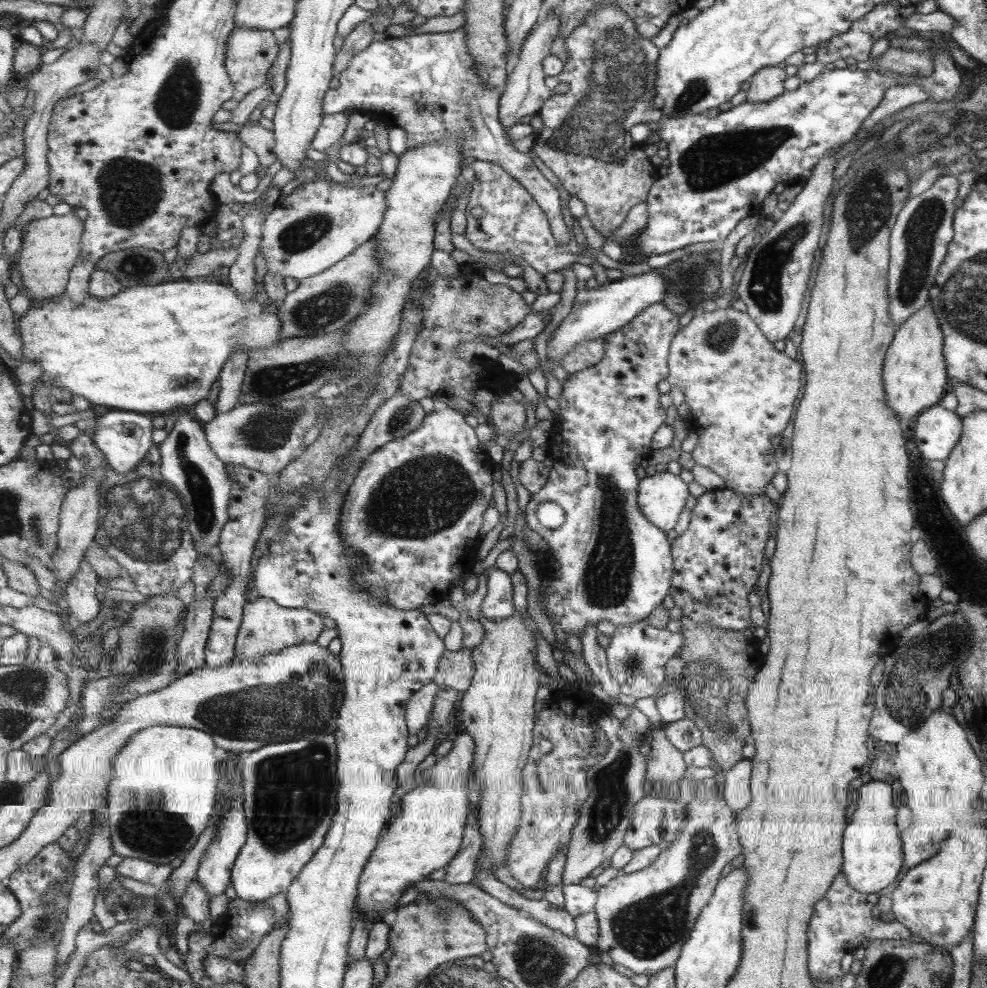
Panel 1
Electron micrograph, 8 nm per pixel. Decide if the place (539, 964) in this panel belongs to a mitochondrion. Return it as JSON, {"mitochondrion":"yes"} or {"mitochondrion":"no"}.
{"mitochondrion":"yes"}

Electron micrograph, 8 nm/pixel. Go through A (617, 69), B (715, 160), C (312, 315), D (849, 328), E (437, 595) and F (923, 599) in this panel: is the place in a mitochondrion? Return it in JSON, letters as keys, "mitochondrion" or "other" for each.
{"A":"mitochondrion","B":"mitochondrion","C":"mitochondrion","D":"other","E":"other","F":"other"}

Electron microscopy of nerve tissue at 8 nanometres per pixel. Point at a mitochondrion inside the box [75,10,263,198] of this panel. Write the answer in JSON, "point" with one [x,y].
{"point":[176,103]}

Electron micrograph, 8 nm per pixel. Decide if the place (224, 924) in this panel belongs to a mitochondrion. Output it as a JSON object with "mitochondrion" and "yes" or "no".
{"mitochondrion":"no"}

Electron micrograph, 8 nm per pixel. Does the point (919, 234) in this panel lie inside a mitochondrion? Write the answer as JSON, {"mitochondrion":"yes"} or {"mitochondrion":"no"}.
{"mitochondrion":"yes"}

